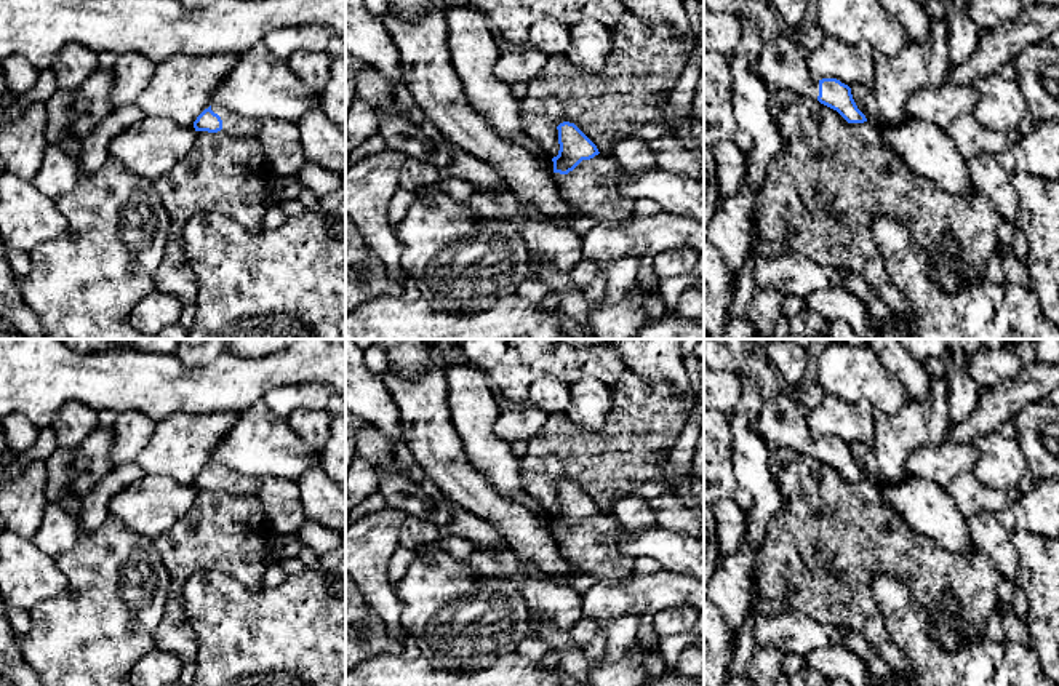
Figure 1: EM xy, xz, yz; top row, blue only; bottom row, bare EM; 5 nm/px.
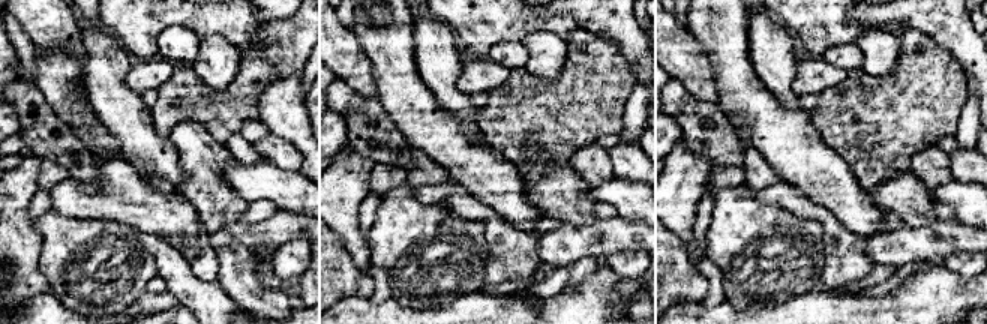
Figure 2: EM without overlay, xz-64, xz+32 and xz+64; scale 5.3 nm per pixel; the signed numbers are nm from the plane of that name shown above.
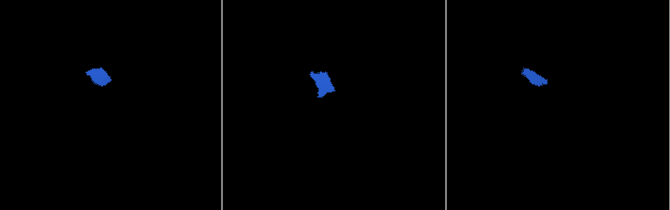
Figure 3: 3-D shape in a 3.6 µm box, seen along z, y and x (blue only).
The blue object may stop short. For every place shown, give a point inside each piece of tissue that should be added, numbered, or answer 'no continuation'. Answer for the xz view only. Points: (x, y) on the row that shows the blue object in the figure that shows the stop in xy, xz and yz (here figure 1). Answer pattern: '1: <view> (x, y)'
1: xz (592, 189)

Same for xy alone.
1: xy (234, 123)

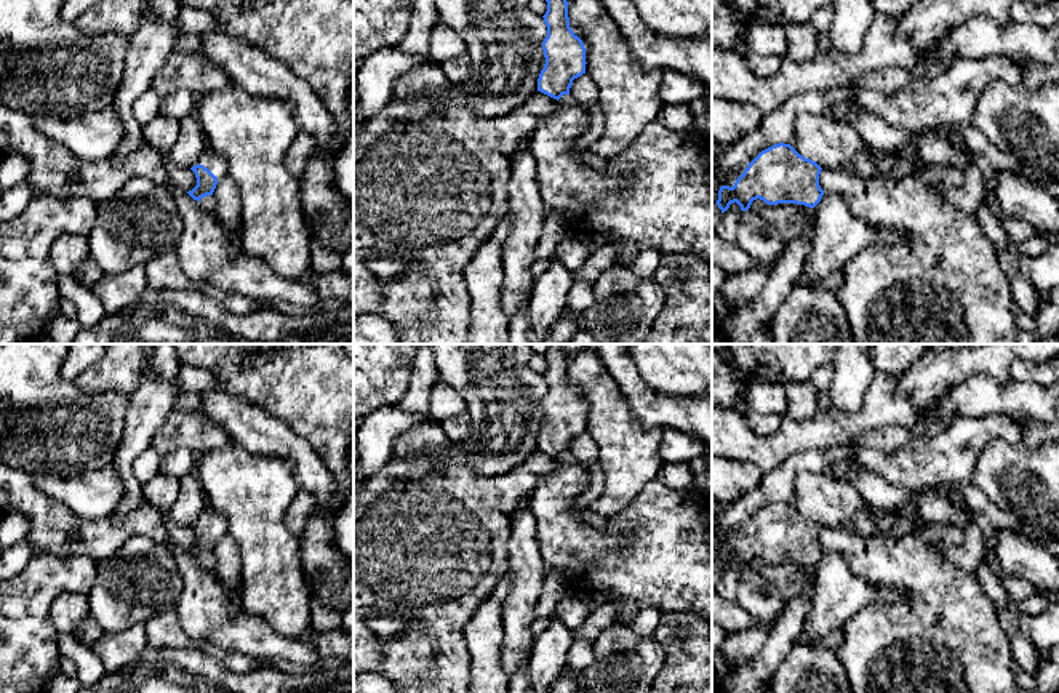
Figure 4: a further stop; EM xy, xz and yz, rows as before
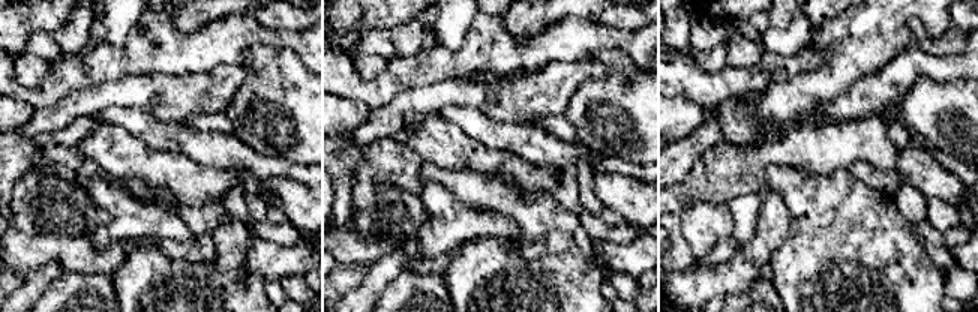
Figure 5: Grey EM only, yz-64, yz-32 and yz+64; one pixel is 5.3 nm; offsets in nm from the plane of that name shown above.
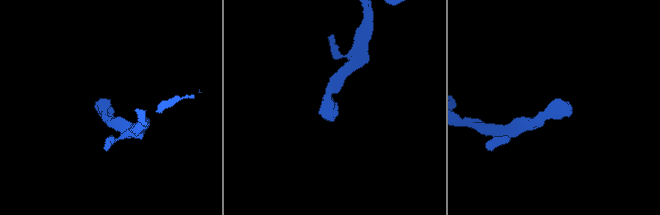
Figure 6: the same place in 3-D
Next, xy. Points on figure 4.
1: xy (210, 159)

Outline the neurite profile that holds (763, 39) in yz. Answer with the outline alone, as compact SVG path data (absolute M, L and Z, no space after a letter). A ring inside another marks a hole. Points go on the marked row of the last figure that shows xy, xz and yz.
M755 21L747 29L745 50L761 56L776 54L782 59L787 58L787 38L784 26Z

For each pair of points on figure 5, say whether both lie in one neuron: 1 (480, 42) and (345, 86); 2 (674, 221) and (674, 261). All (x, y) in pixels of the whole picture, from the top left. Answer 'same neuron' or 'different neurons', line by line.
1: same neuron
2: same neuron

